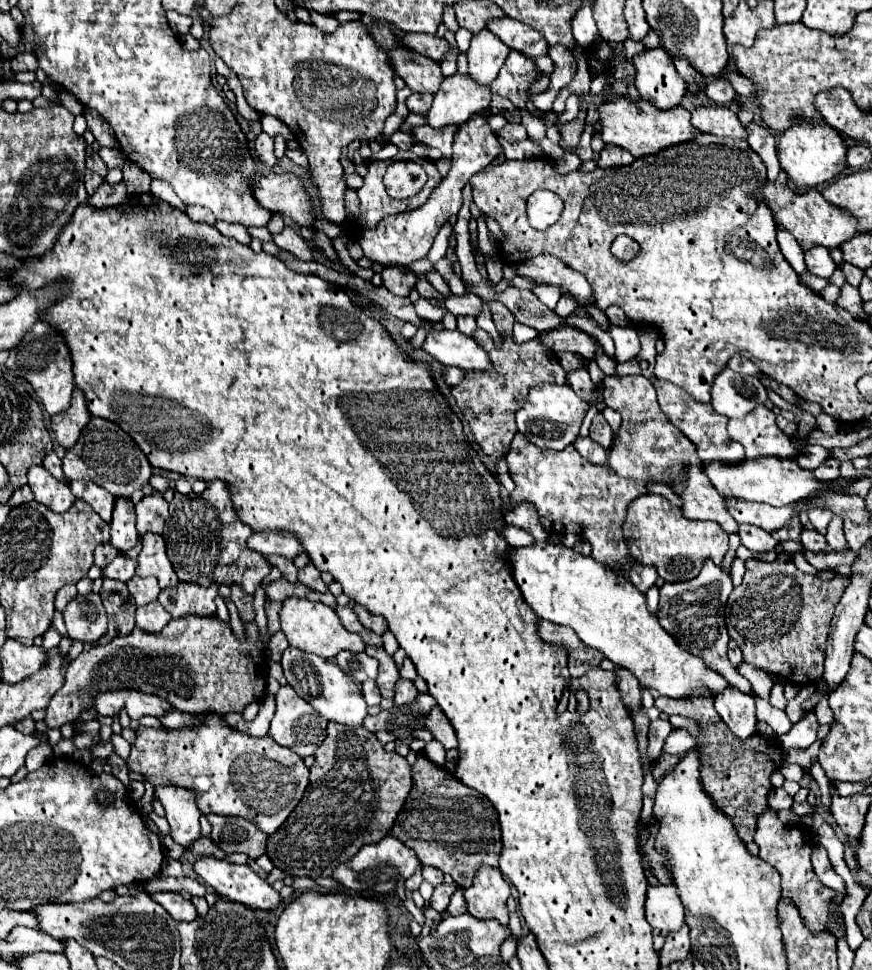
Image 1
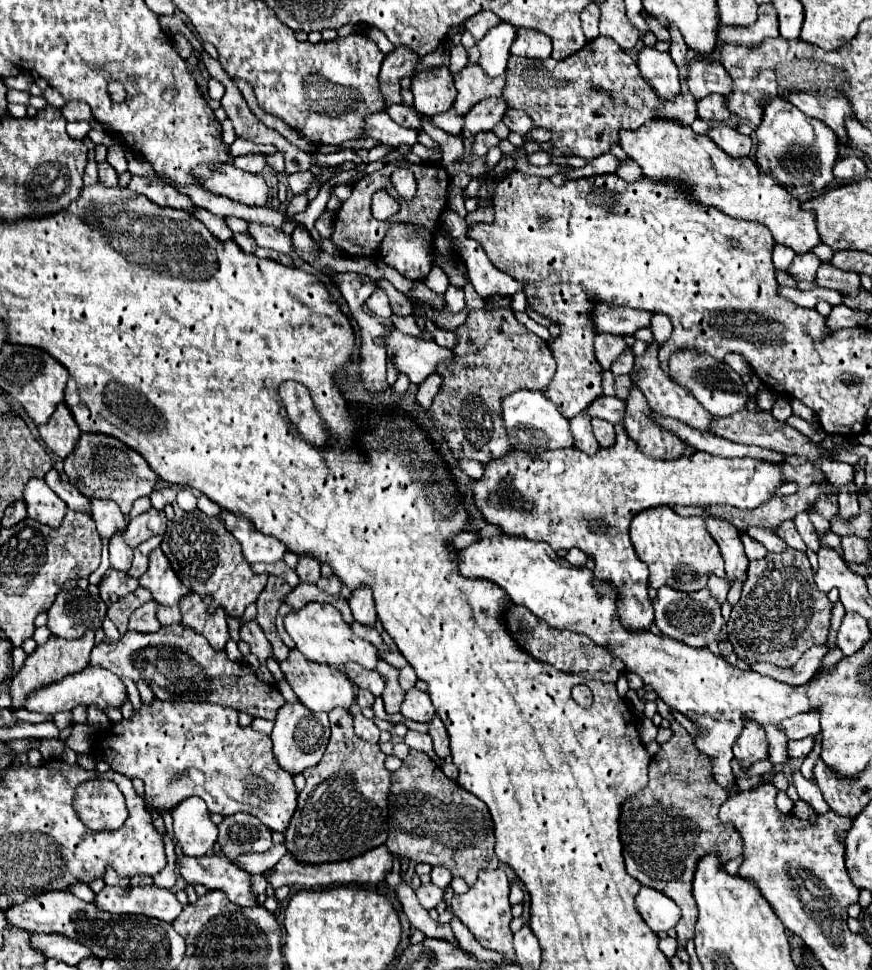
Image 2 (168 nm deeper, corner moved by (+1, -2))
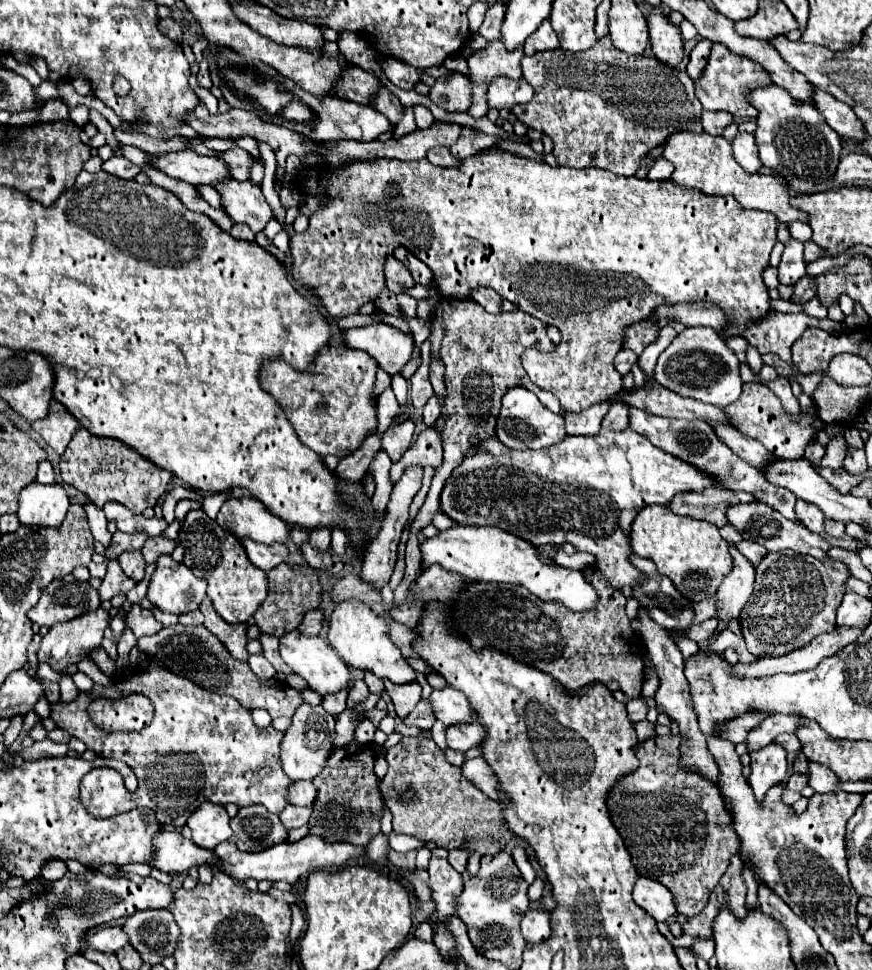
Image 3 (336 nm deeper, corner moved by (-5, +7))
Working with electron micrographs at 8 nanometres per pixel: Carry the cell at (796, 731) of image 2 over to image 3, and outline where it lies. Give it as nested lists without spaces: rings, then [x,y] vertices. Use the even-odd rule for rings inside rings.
[[[770,714],[764,722],[760,722],[760,726],[756,726],[748,738],[746,738],[746,746],[748,752],[760,750],[764,746],[768,746],[778,734],[796,734],[798,730],[798,718],[790,716],[790,714]]]

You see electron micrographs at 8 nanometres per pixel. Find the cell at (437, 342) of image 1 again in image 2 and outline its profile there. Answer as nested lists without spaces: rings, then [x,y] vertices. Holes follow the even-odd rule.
[[[392,331],[386,337],[386,347],[388,355],[394,355],[396,369],[406,373],[414,385],[420,385],[428,375],[432,375],[438,363],[452,361],[456,355],[452,349],[440,347],[436,341],[404,335],[400,331]]]

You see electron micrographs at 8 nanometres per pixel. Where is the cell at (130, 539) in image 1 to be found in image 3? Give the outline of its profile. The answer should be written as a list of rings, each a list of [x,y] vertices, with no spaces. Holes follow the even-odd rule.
[[[130,550],[130,552],[124,552],[120,554],[118,558],[118,564],[120,568],[124,570],[124,574],[128,574],[128,578],[140,582],[144,578],[144,568],[146,568],[146,560],[142,556],[140,550]]]

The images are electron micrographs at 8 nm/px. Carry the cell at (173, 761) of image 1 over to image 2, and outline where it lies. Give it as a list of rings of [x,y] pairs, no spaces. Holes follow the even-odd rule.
[[[154,701],[150,707],[144,705],[140,713],[134,711],[130,721],[112,725],[100,737],[100,747],[104,751],[104,761],[110,767],[126,777],[138,777],[144,781],[146,801],[156,807],[156,811],[170,811],[182,799],[198,795],[206,801],[210,813],[222,817],[234,813],[248,813],[258,817],[270,831],[284,831],[290,823],[290,817],[296,809],[298,791],[294,779],[286,773],[272,753],[270,737],[254,731],[252,727],[238,725],[238,713],[230,707],[212,705],[212,703],[162,703]]]

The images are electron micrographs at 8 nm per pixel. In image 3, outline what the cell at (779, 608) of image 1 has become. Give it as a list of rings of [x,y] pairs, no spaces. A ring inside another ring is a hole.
[[[794,552],[766,554],[764,560],[756,566],[756,586],[748,606],[744,608],[742,634],[750,654],[754,656],[782,656],[804,644],[808,644],[816,634],[834,630],[836,626],[836,606],[840,606],[844,596],[844,584],[850,578],[850,570],[844,562],[818,562],[816,558],[804,558]]]

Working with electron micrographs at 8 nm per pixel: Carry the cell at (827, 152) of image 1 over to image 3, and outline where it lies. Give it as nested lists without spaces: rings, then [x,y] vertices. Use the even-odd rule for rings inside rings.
[[[774,84],[752,90],[748,102],[758,110],[754,136],[760,160],[782,176],[792,190],[804,194],[836,172],[842,150],[840,136],[824,122],[824,116],[812,104],[794,100],[784,88]]]

